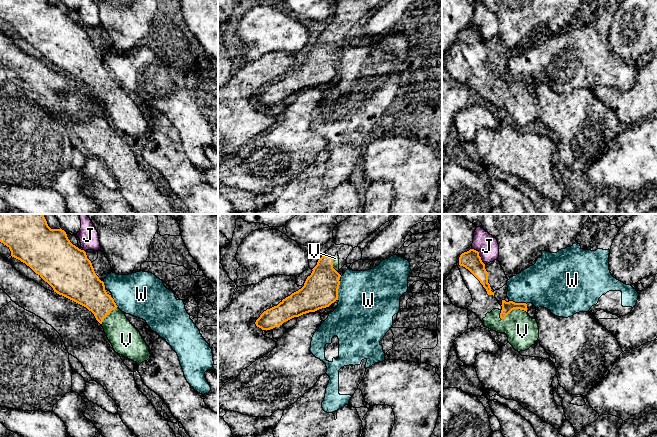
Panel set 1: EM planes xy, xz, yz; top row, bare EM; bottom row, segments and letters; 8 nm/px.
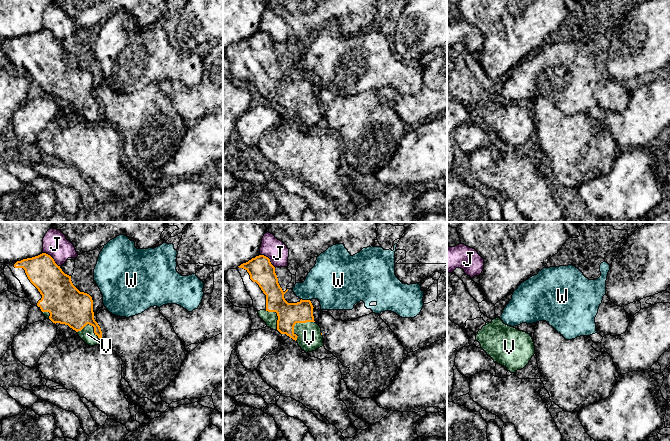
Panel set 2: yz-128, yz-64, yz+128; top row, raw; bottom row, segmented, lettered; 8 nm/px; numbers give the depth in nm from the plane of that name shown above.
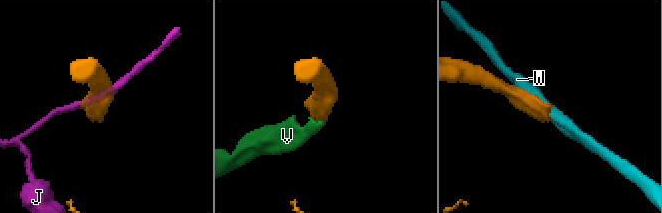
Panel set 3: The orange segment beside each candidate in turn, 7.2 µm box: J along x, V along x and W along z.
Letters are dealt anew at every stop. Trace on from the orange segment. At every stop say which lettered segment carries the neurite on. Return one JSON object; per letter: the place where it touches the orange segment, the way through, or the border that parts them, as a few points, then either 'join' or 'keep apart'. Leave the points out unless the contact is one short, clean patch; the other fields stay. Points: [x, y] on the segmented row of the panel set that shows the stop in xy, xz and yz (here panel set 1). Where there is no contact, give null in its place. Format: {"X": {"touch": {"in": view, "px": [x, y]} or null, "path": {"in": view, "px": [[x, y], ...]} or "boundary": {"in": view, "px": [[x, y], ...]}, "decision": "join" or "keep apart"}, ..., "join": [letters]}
{"J": {"touch": {"in": "yz", "px": [478, 255]}, "decision": "keep apart"}, "V": {"touch": {"in": "yz", "px": [512, 309]}, "decision": "join"}, "W": {"touch": {"in": "xz", "px": [337, 290]}, "boundary": {"in": "xz", "px": [[340, 281], [337, 299]]}, "decision": "keep apart"}, "join": ["V"]}

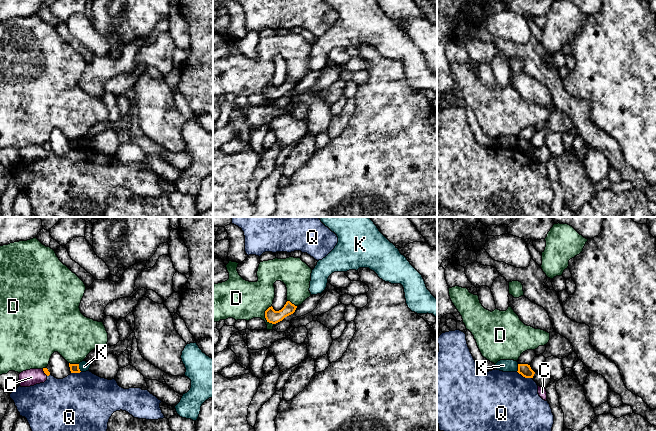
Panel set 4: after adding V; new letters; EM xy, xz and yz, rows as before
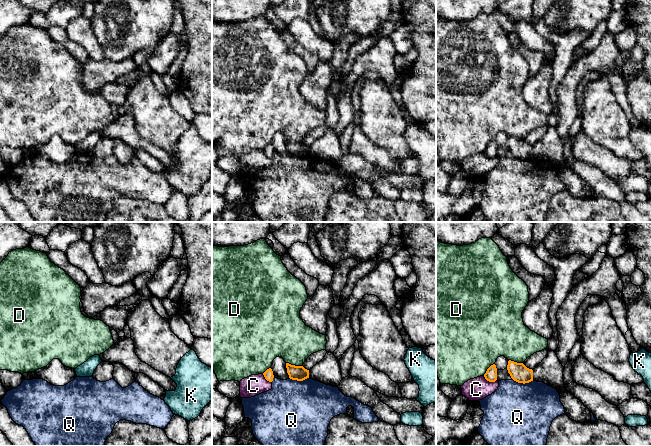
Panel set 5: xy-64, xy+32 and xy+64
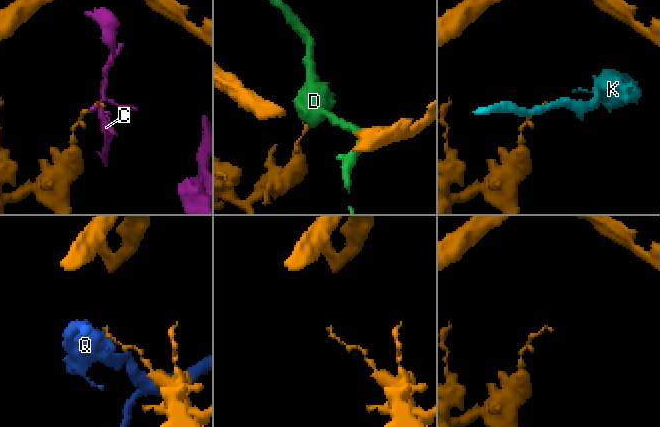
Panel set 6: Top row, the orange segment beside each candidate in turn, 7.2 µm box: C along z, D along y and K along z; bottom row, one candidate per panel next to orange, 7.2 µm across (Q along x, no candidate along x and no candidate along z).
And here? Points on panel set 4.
{"C": {"touch": {"in": "xy", "px": [44, 372]}, "decision": "keep apart"}, "D": {"touch": {"in": "xz", "px": [265, 316]}, "decision": "keep apart"}, "K": {"touch": {"in": "xy", "px": [78, 368]}, "boundary": {"in": "xy", "px": [[78, 364], [78, 368], [81, 371]]}, "decision": "keep apart"}, "Q": {"touch": {"in": "yz", "px": [524, 376]}, "decision": "keep apart"}, "join": []}

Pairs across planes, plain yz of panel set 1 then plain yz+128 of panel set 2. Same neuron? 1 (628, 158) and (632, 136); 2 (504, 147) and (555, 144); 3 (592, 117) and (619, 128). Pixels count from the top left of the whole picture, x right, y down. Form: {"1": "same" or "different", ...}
{"1": "different", "2": "different", "3": "different"}

